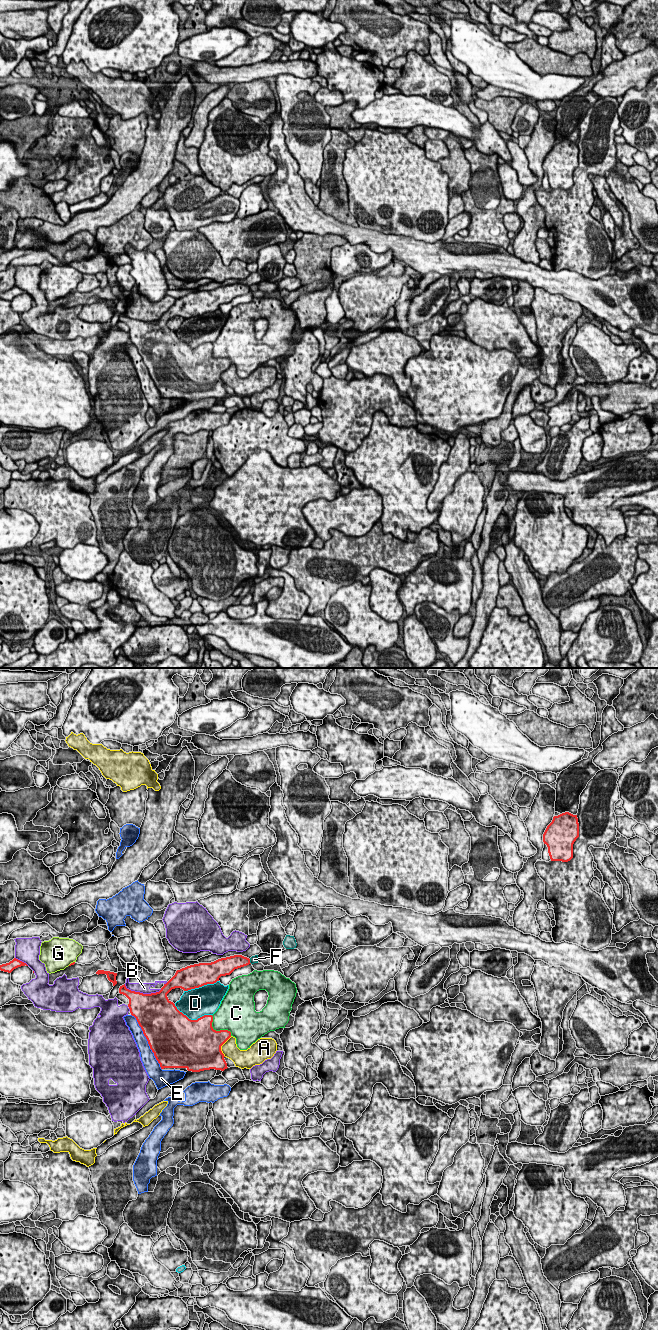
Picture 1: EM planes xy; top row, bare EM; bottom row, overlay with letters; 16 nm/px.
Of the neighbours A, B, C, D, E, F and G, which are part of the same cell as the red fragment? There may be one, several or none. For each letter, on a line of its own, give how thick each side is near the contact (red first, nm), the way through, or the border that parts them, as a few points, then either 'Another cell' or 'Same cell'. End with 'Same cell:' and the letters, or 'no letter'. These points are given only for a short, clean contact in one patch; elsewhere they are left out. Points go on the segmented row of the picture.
A: Thickness 480 nm (red) against 260 nm. Another cell
B: Thickness 480 nm (red) against 170 nm. Another cell
C: Thickness 480 nm (red) against 380 nm. Another cell
D: Thickness 500 nm (red) against 420 nm. Another cell
E: Thickness 500 nm (red) against 220 nm. Another cell
F: Thickness 220 nm (red) against 130 nm. Boundary: xy (249, 959), (251, 963). Another cell
G: Thickness 50 nm (red) against 500 nm. Another cell
Same cell: no letter

